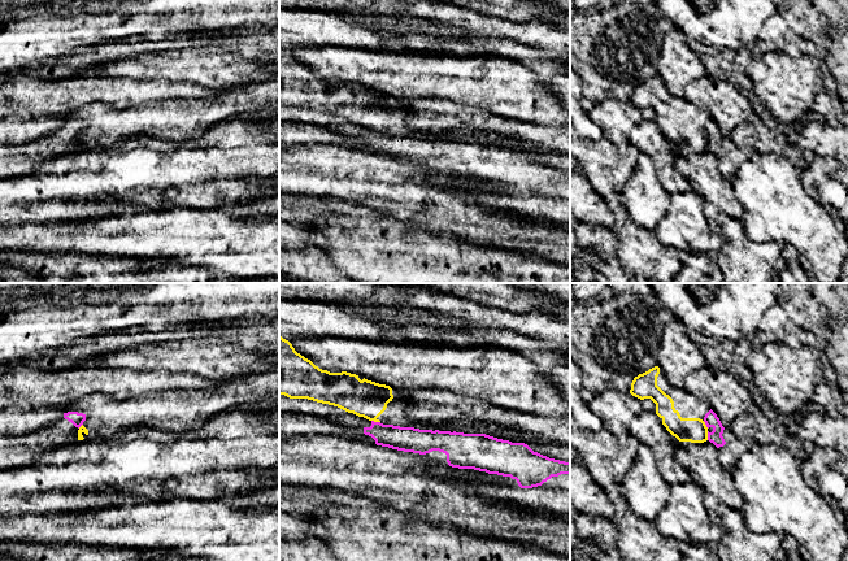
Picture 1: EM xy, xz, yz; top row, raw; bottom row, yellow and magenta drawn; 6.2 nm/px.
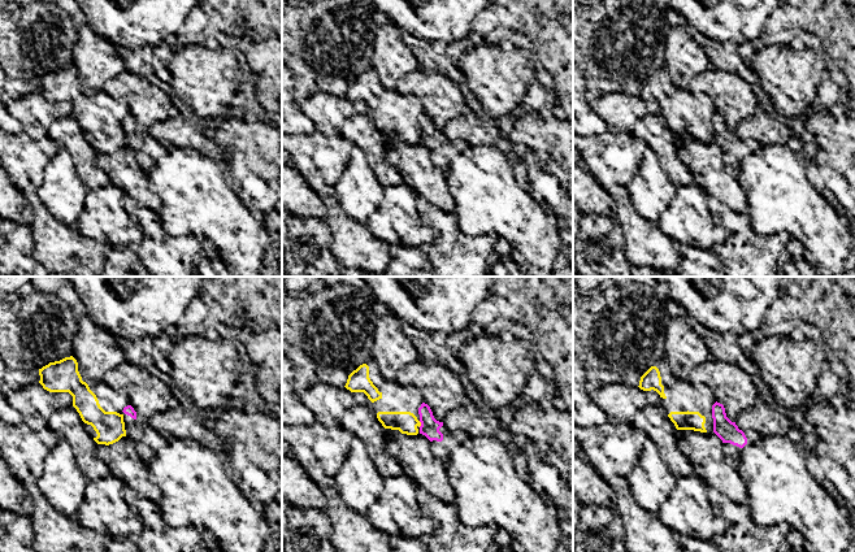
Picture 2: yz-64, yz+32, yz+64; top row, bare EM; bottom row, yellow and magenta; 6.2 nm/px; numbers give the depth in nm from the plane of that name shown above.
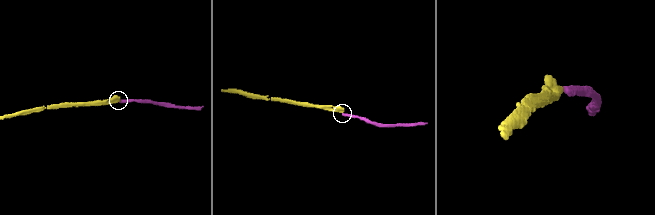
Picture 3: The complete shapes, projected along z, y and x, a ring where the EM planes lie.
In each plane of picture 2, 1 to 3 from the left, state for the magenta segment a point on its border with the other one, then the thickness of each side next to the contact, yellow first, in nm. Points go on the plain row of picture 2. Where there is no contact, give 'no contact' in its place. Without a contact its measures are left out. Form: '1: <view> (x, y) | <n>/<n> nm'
1: no contact
2: yz+32 (420, 133) | 140/120 nm
3: no contact

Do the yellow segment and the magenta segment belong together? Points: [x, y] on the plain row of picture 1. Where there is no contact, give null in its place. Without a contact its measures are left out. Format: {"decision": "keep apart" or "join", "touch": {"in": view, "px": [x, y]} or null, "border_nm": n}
{"decision": "keep apart", "touch": {"in": "xz", "px": [375, 130]}, "border_nm": 60}

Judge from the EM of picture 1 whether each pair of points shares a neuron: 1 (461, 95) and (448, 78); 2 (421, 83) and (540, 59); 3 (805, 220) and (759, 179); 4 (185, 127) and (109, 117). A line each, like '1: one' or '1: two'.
1: one
2: two
3: one
4: one

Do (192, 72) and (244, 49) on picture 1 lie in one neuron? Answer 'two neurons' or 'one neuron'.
one neuron

